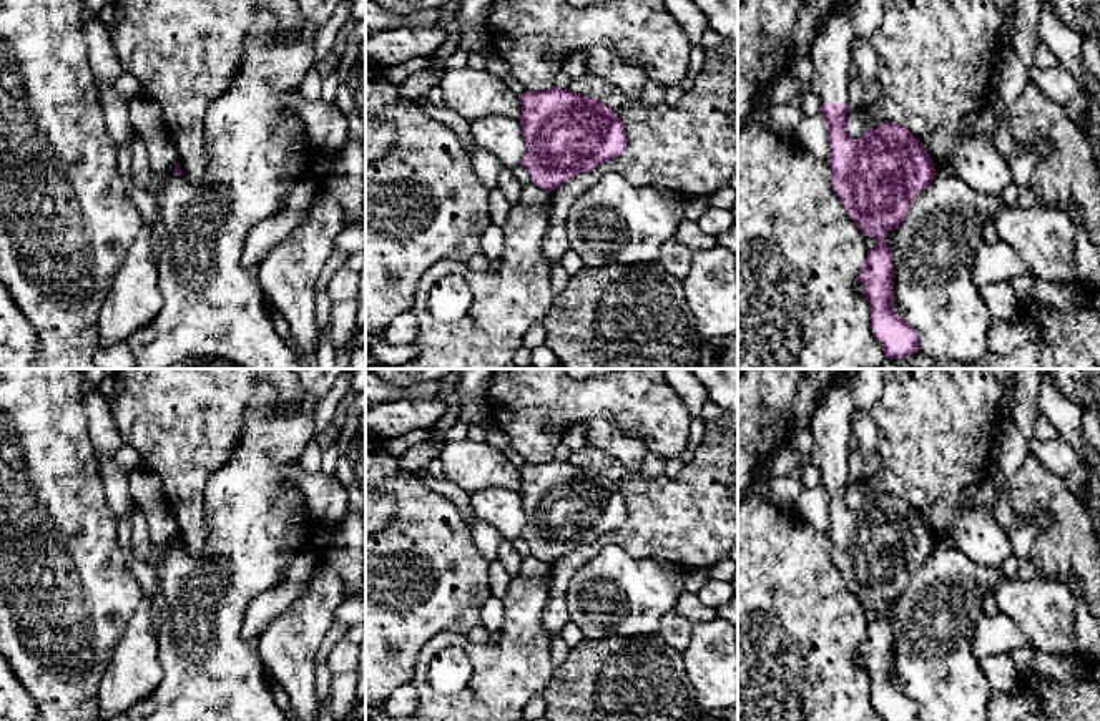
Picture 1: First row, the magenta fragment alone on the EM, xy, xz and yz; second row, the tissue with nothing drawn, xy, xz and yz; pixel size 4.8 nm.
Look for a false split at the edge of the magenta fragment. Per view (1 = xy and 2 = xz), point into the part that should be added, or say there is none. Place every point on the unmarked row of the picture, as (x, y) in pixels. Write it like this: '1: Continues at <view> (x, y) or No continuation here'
1: No continuation here
2: No continuation here

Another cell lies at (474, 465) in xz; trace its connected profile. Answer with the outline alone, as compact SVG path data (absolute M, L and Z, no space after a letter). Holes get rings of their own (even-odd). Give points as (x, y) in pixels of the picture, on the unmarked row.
M450 440L442 445L439 459L447 480L469 493L489 488L515 492L522 488L520 470L489 442Z

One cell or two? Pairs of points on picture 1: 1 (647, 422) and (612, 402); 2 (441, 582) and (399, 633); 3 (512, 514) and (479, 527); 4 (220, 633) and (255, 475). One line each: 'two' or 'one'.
1: one
2: one
3: two
4: one

